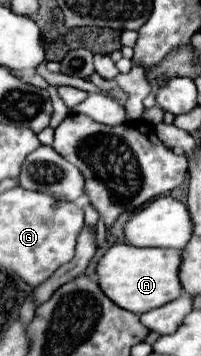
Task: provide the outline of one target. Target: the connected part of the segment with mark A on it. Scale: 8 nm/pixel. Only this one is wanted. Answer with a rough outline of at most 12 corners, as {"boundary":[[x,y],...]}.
{"boundary":[[116,243],[100,259],[102,291],[146,313],[184,293],[180,249]]}

